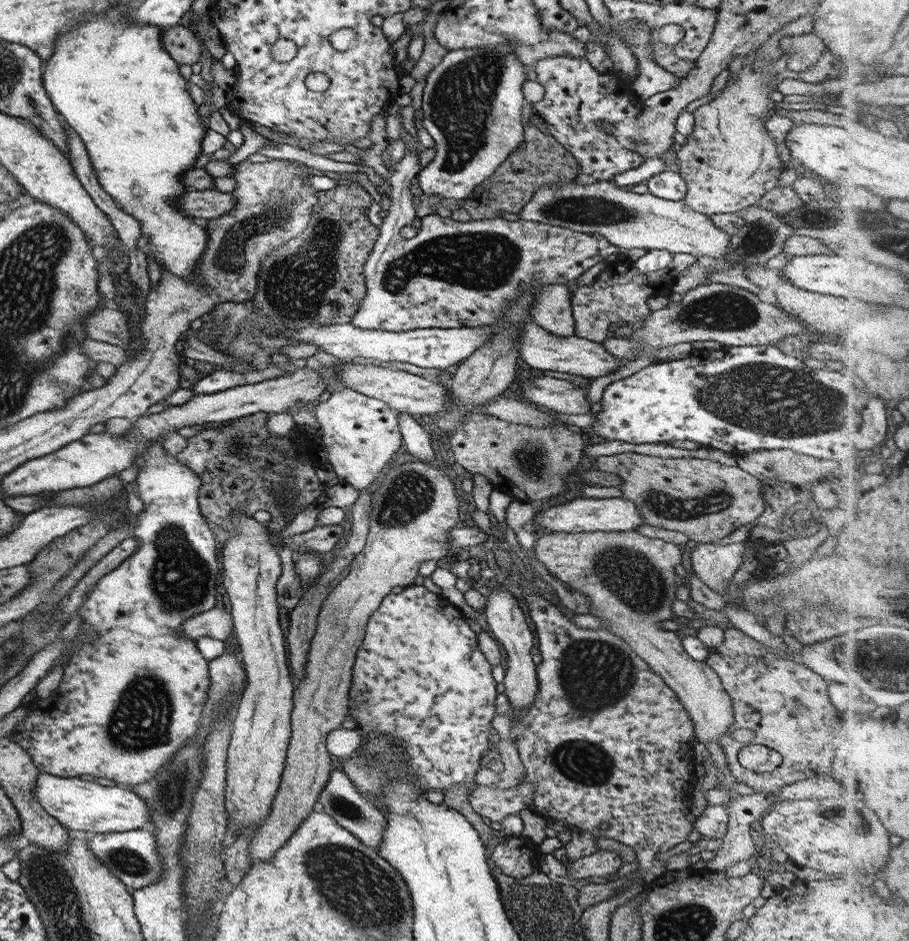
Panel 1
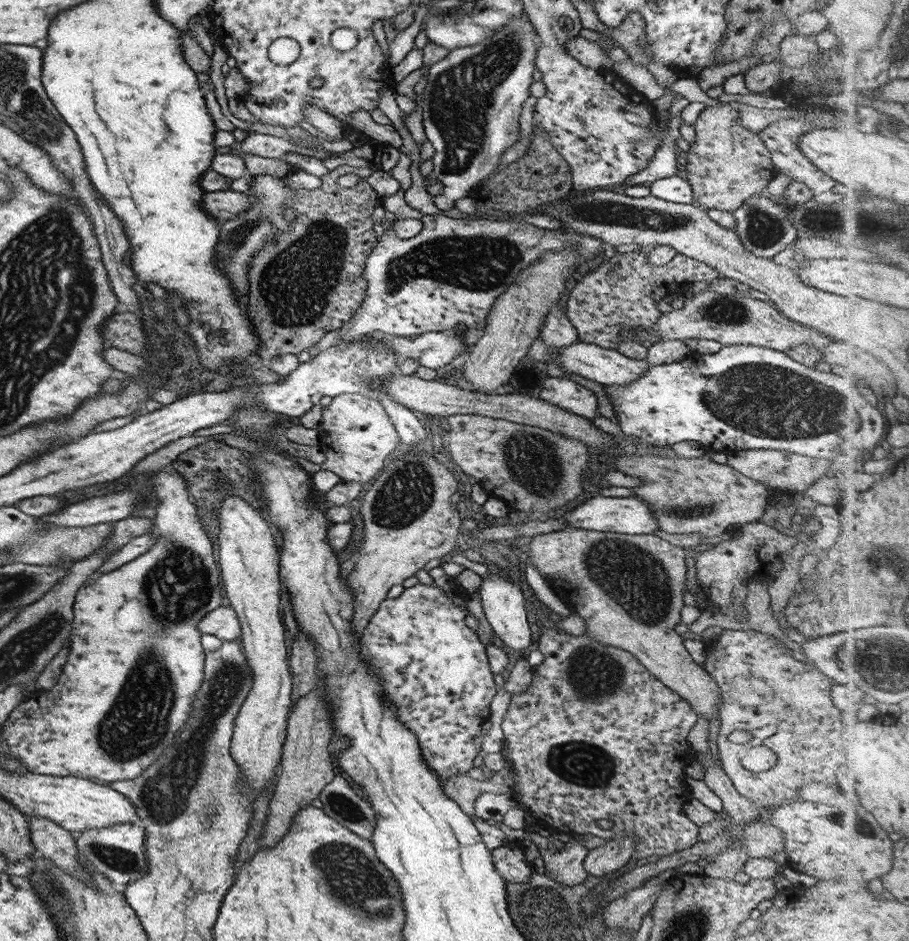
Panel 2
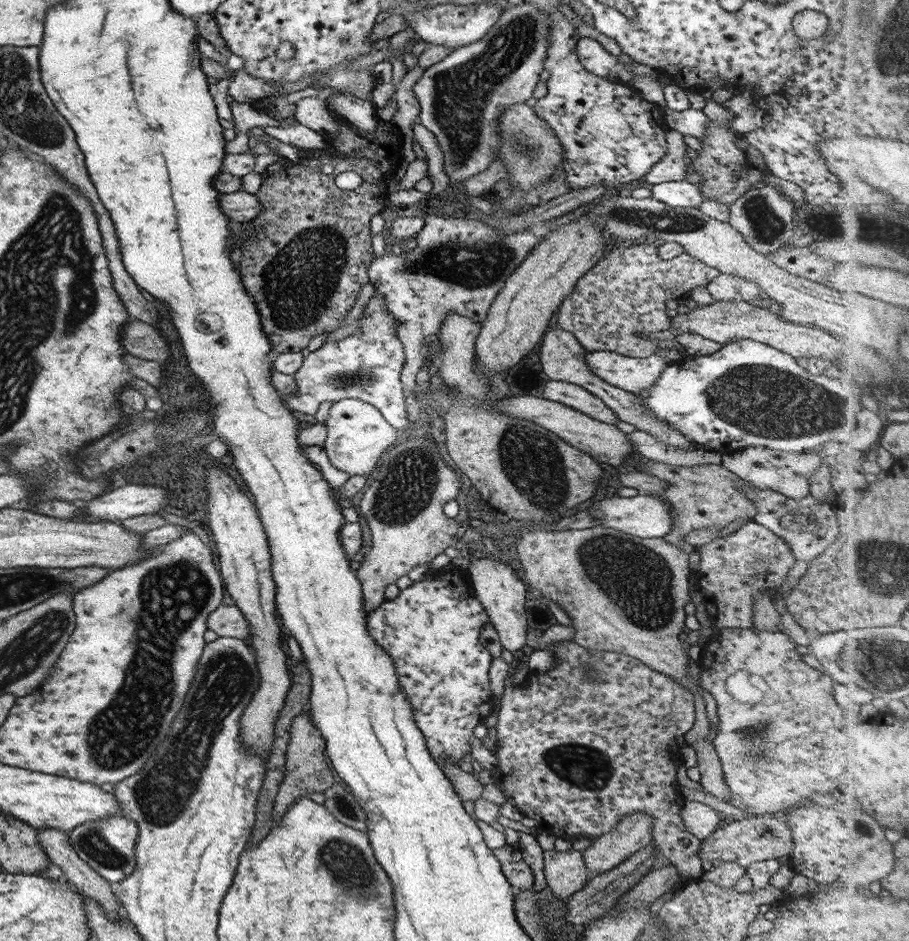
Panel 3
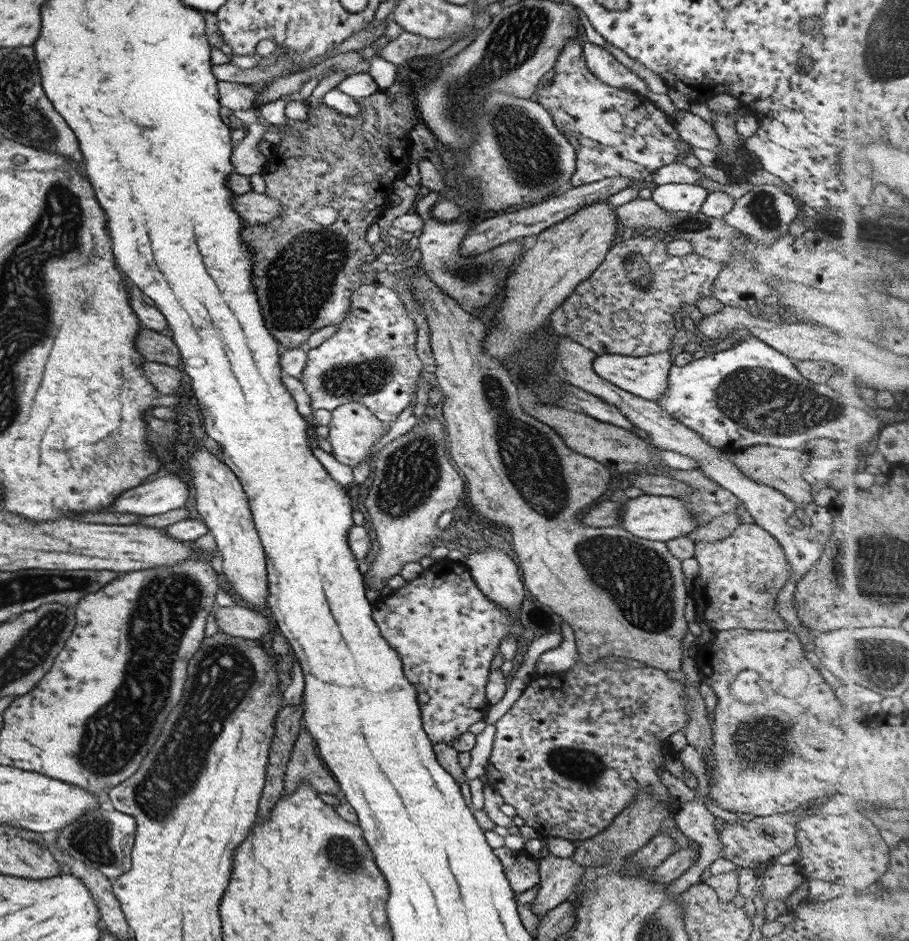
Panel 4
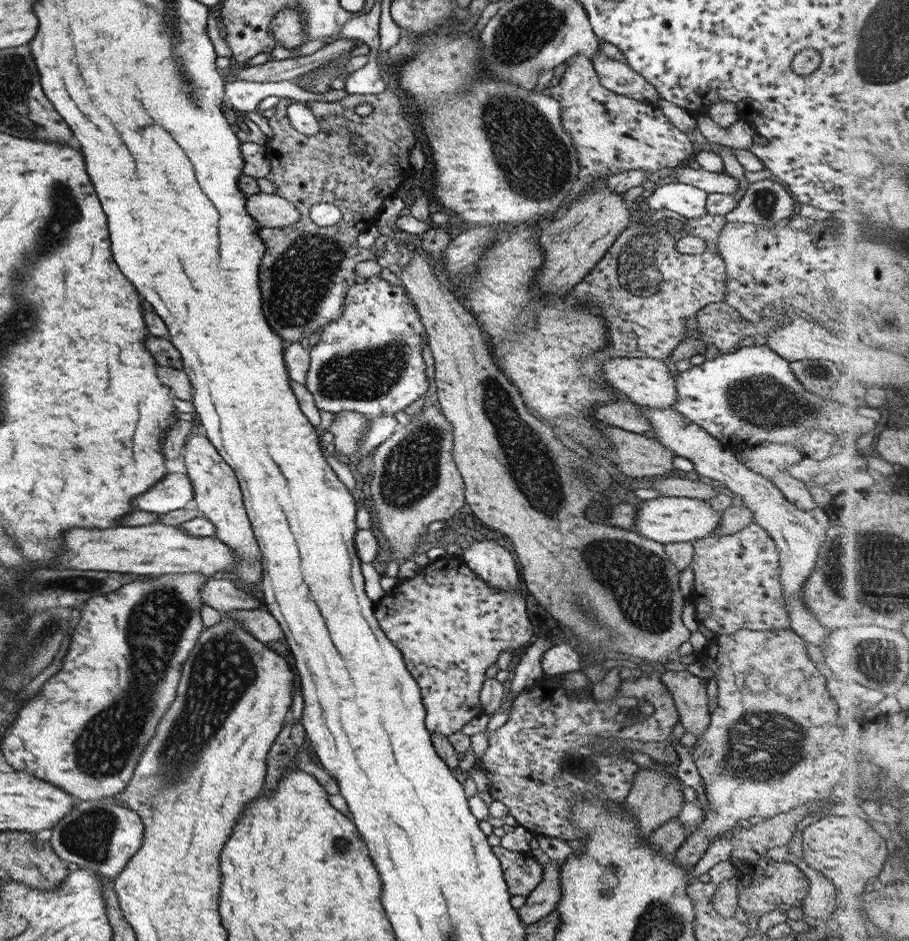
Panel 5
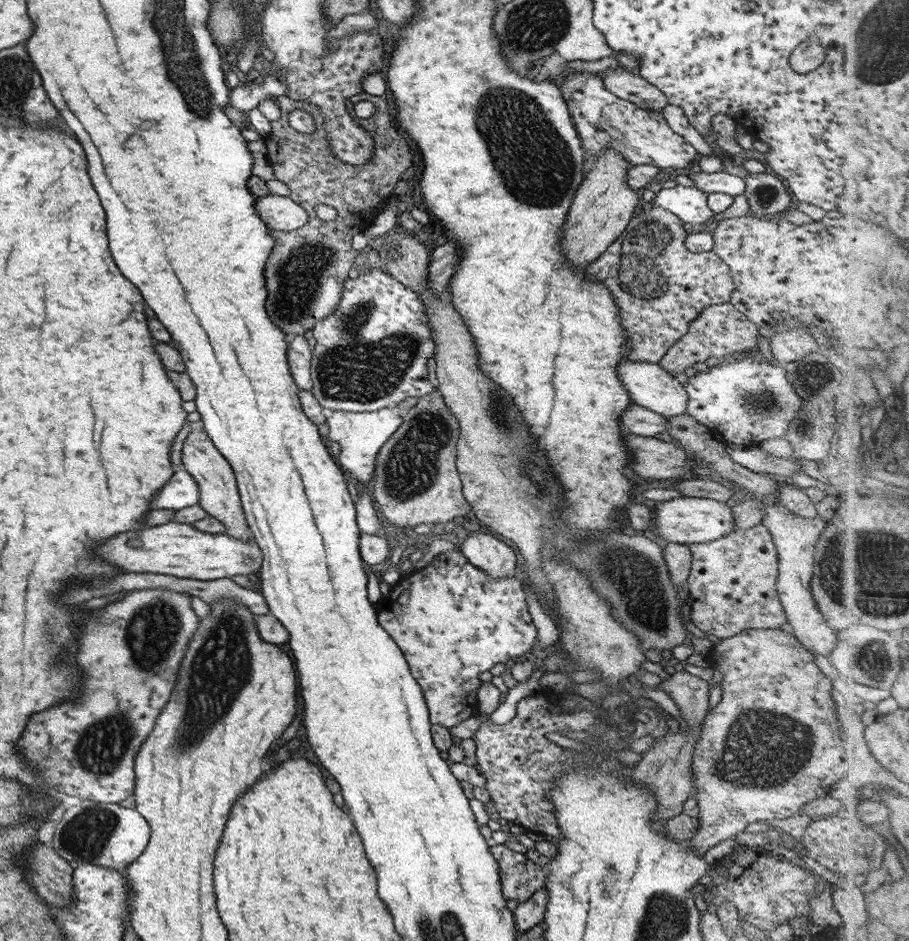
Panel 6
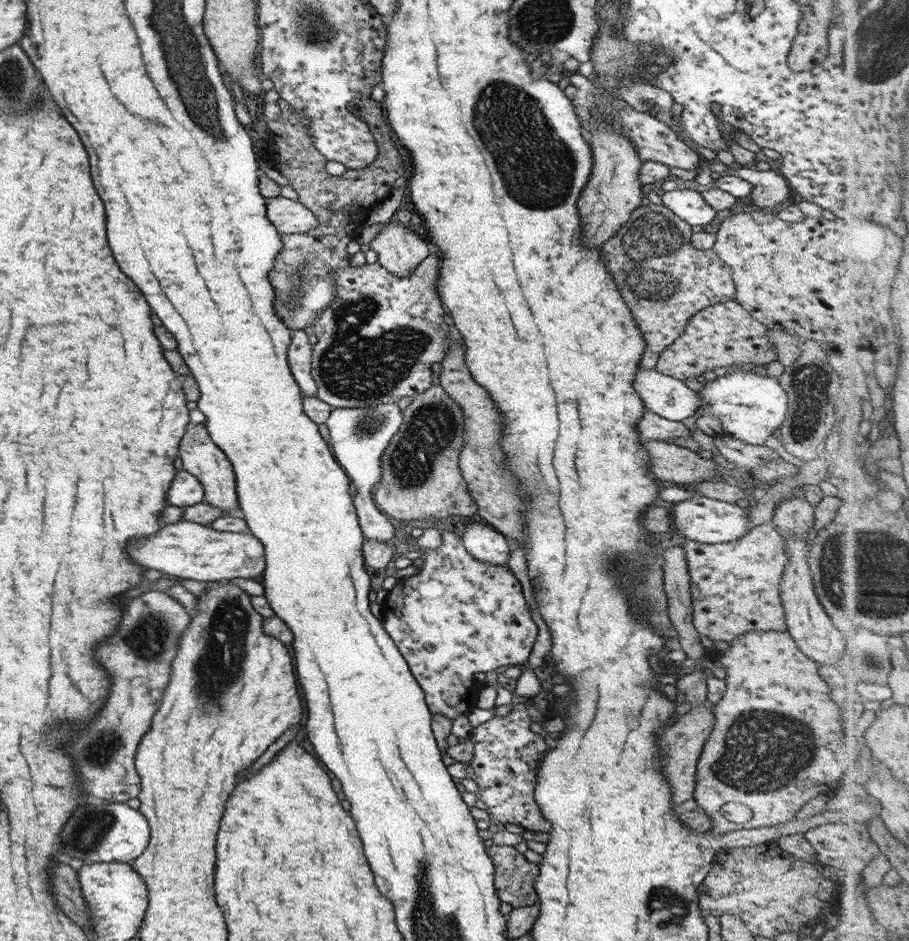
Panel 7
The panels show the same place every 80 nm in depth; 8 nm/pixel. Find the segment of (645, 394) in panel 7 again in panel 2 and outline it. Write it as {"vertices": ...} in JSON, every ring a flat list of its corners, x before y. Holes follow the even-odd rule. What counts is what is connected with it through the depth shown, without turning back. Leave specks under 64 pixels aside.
{"vertices":[[537,336,529,345,526,354,529,358,540,363,546,362,546,360,552,360,552,362,556,362,560,368,566,370,566,372,574,372,574,374,588,378,589,380,594,380,601,385,624,385,633,382,649,367,652,367,647,365,645,359,637,360,627,358,621,353,618,353,615,349,606,349,591,343,581,342,580,340,572,342,570,345,563,347,560,351,555,351,554,355,552,355,545,341,541,340,540,336]]}

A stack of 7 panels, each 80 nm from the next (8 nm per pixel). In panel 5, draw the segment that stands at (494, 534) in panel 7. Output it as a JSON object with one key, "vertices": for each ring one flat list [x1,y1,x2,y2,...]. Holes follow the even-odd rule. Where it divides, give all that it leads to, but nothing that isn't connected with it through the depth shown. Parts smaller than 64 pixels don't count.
{"vertices":[[471,542,460,558,487,586,494,590,519,590,519,574,509,551,493,542]]}

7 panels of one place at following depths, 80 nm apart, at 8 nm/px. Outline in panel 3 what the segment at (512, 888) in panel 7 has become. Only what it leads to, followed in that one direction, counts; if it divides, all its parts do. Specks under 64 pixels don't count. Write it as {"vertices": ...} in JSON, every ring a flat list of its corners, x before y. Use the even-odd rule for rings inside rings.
{"vertices":[[505,844,501,848,494,848,492,853,499,861,503,877,513,890,528,889,533,885,533,874,523,861,522,853,517,845]]}

